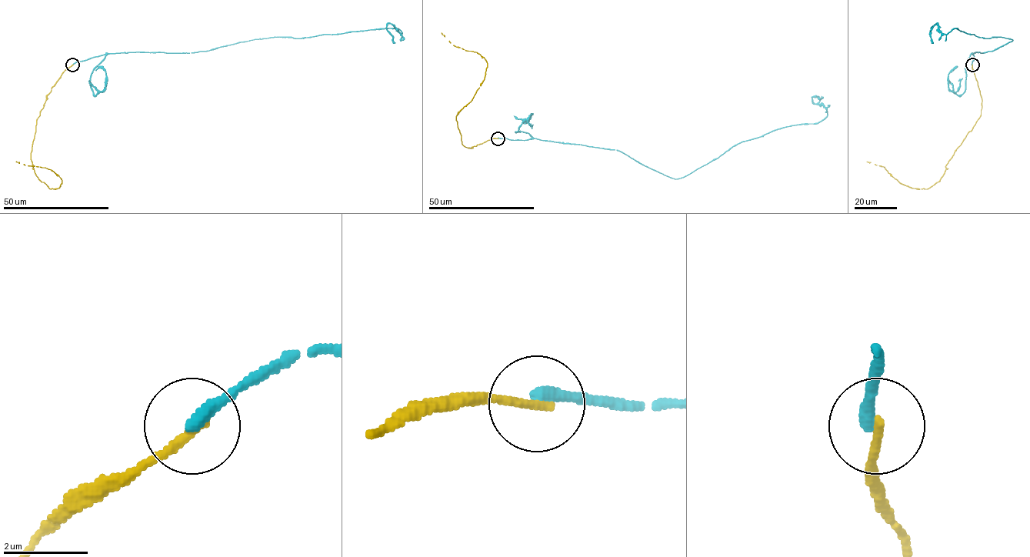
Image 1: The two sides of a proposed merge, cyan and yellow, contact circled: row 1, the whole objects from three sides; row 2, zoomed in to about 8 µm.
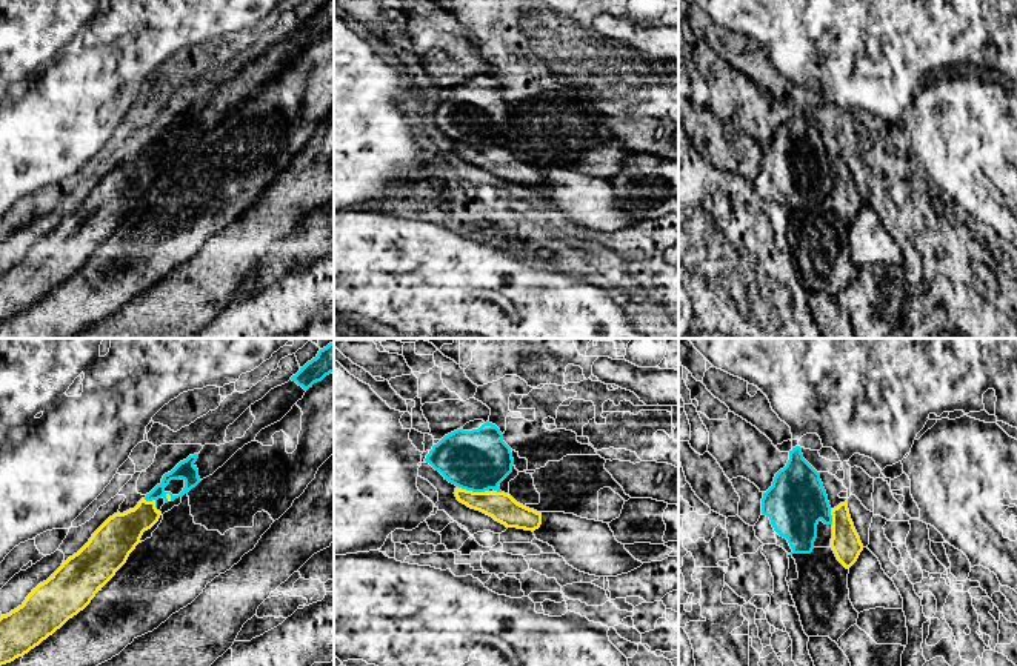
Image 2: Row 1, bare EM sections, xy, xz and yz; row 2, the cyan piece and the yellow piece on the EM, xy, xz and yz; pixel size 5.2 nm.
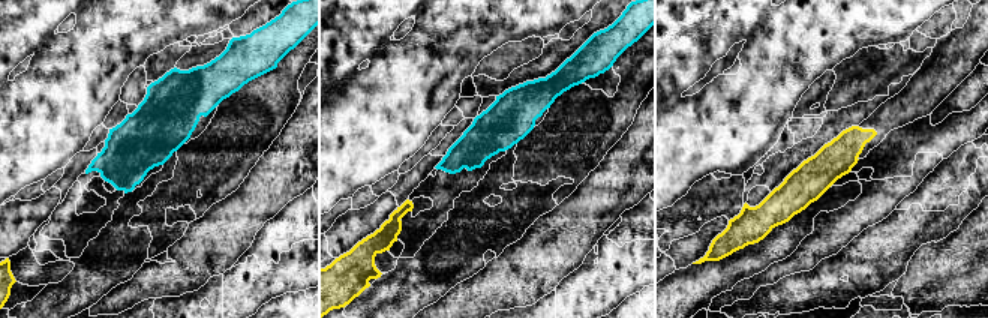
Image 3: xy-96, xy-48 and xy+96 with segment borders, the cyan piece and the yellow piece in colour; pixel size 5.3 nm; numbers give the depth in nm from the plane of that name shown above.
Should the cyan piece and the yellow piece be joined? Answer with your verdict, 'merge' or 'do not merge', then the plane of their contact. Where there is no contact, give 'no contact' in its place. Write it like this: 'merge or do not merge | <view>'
do not merge | xz

